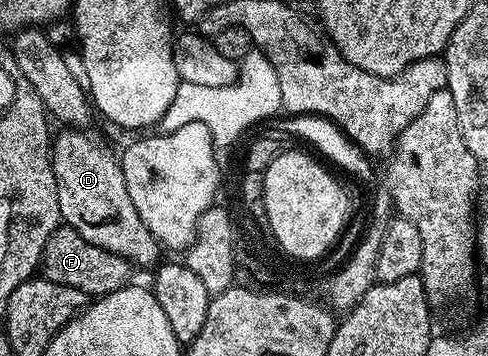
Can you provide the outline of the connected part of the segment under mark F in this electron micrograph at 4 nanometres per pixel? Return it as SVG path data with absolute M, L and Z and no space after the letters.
M60 225L52 237L48 237L48 245L44 245L40 275L56 285L68 285L88 297L97 297L127 286L131 282L130 271L132 265L124 257L108 253L108 249L100 249L100 245L92 245L84 241L76 229Z

